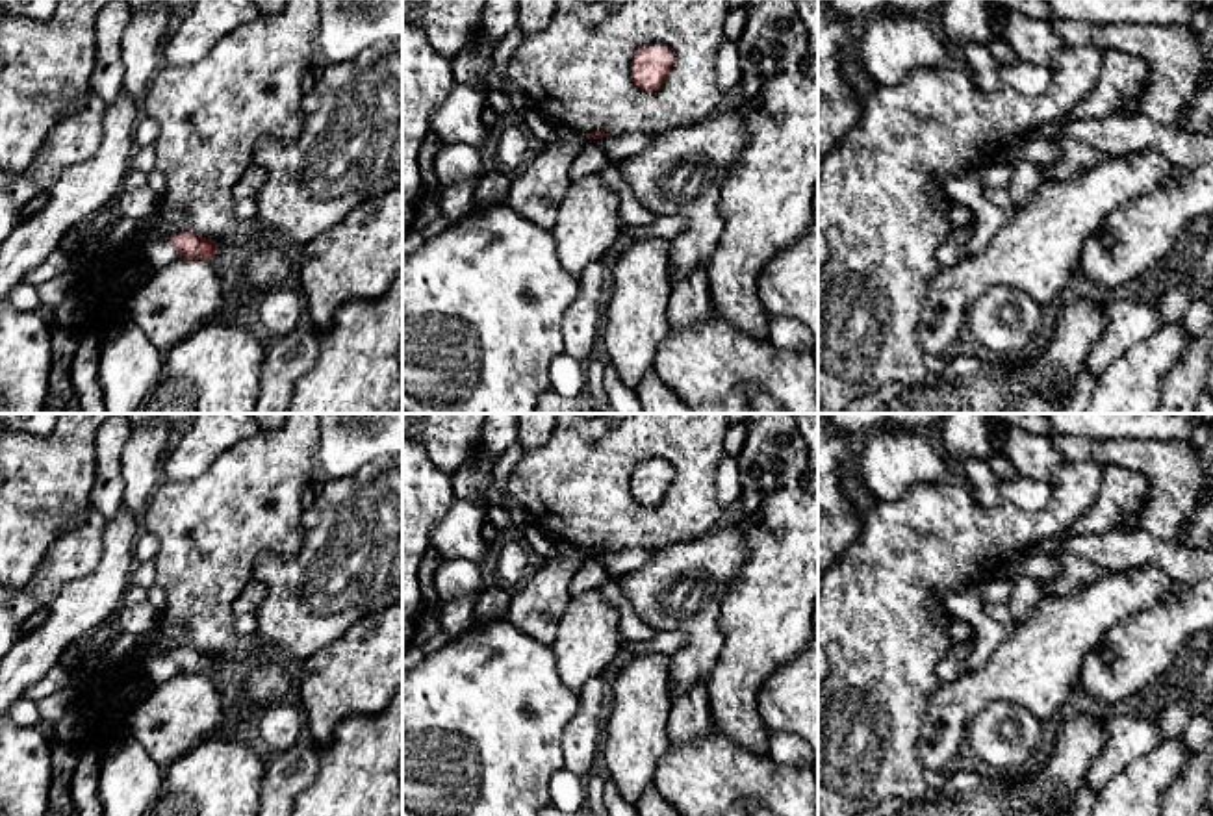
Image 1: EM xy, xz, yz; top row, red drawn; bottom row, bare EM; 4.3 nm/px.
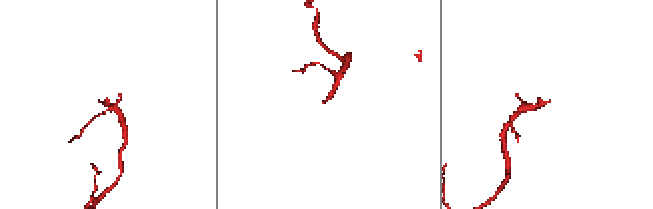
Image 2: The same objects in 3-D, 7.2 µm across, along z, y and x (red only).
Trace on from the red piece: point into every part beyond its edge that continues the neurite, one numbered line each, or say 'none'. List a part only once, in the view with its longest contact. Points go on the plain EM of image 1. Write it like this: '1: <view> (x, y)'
1: xy (158, 668)

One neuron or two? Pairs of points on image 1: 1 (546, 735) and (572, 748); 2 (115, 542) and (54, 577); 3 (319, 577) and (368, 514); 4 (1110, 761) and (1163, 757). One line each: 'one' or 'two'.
1: two
2: two
3: one
4: two

